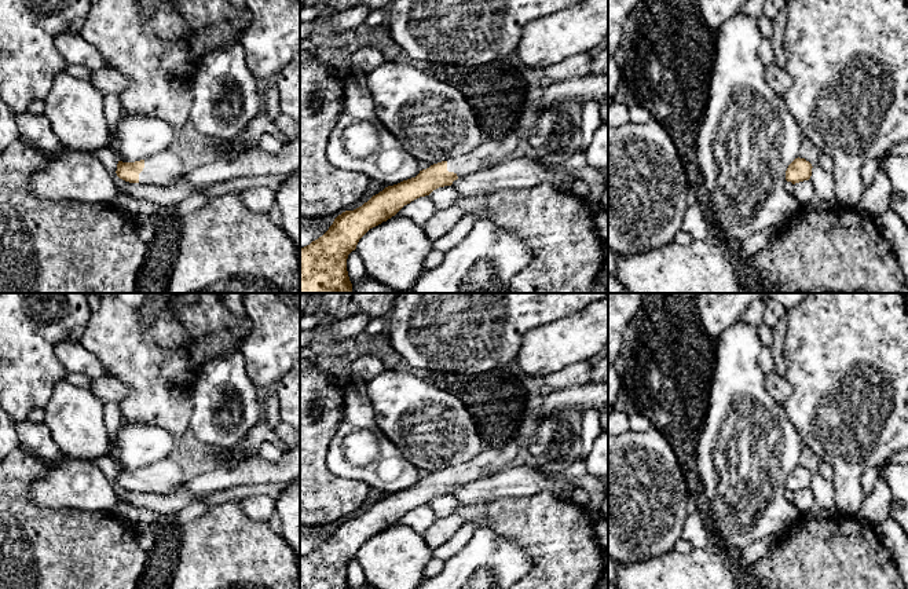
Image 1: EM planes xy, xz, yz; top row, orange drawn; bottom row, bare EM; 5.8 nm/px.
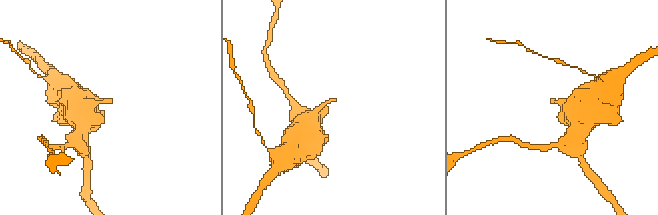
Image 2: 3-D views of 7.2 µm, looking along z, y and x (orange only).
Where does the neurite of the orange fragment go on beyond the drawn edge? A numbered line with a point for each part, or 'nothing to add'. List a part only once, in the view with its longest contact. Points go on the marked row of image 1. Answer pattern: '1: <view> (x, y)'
1: xy (161, 168)

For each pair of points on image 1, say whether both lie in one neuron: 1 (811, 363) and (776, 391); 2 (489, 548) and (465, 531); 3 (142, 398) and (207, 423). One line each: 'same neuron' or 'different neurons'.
1: different neurons
2: different neurons
3: different neurons

